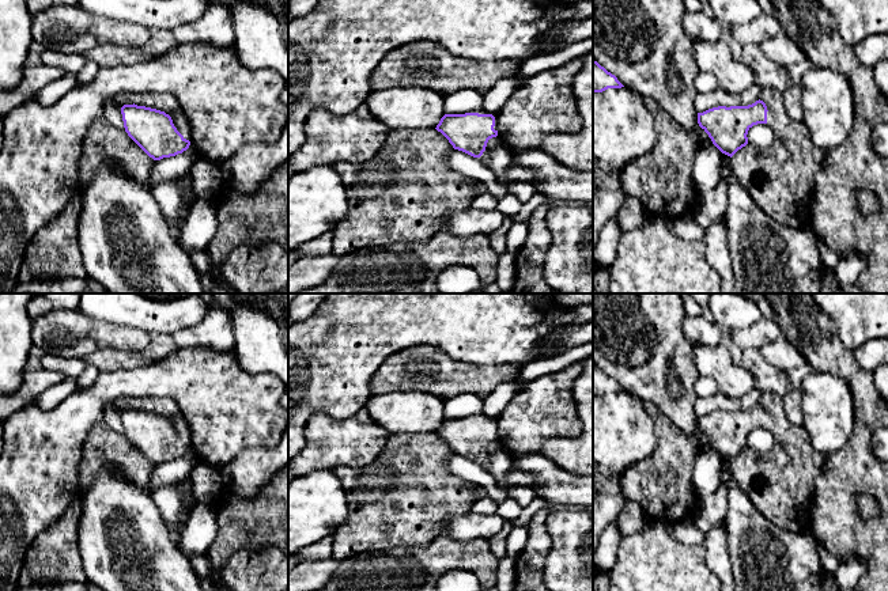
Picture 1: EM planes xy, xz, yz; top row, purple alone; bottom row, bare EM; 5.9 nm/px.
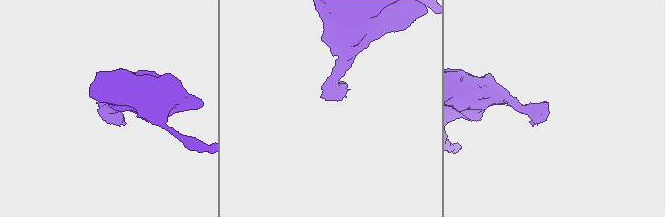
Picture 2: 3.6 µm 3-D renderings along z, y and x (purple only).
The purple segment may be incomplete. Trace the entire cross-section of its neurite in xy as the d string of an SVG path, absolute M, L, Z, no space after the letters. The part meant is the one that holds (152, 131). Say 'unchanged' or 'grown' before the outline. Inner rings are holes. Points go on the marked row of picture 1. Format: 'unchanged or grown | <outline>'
grown | M124 105L121 107L124 130L117 129L99 115L88 128L83 140L82 155L79 159L79 190L69 204L49 224L38 230L26 247L23 262L18 273L18 281L48 281L54 279L84 279L87 273L83 268L83 254L79 247L79 215L82 212L82 193L92 179L97 168L105 160L113 160L146 189L152 190L151 173L156 160L175 156L186 151L190 141L186 140L174 126L173 120L165 111L137 106Z

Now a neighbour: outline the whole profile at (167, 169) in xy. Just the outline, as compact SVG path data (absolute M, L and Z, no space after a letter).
M190 144L182 154L155 160L150 178L152 186L155 187L162 183L169 183L182 175L189 174L189 170L197 158L199 155Z

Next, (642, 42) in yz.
M593 0L593 60L615 75L624 87L642 98L653 98L677 124L696 136L699 147L708 147L714 144L699 126L695 110L695 77L699 69L692 42L684 30L685 12L683 0Z

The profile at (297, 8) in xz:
M290 0L288 12L294 19L307 15L311 12L320 0Z

